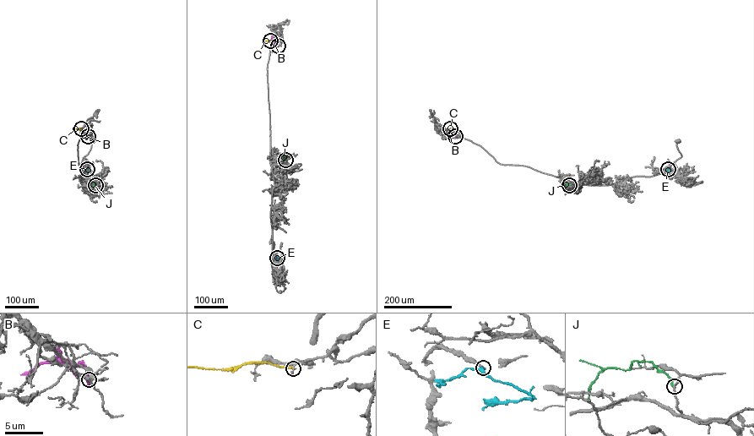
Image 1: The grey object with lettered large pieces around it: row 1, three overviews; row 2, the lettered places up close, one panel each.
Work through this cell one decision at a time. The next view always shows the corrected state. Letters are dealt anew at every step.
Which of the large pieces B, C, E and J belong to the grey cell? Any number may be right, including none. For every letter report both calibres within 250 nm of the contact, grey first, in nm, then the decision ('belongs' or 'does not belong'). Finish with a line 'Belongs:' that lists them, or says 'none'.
B: calibres 190 and 190 nm; does not belong
C: calibres 300 and 320 nm; does not belong
E: calibres 200 and 240 nm; belongs
J: calibres 170 and 180 nm; does not belong
Belongs: E

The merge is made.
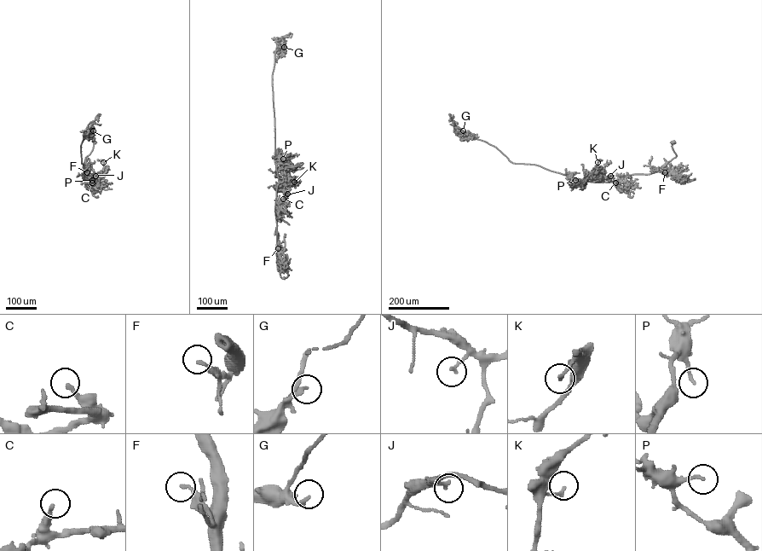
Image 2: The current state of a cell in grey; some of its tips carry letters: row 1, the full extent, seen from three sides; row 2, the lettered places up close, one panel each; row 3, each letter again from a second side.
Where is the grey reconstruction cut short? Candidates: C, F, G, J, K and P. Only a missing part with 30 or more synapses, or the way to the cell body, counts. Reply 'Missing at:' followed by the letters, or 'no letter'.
Missing at: G

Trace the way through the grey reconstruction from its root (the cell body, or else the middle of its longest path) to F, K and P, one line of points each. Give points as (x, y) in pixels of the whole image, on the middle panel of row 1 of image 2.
F: (285, 256), (277, 259), (276, 245), (278, 248)
K: (285, 256), (278, 260), (275, 251), (276, 189), (279, 182), (295, 176), (297, 182), (294, 182)
P: (285, 256), (278, 260), (275, 251), (275, 205), (279, 182), (276, 165), (283, 159)

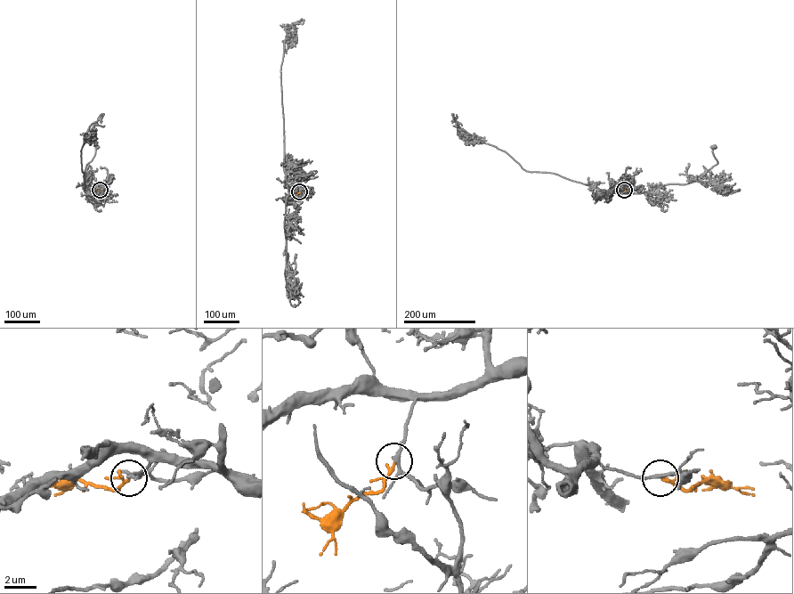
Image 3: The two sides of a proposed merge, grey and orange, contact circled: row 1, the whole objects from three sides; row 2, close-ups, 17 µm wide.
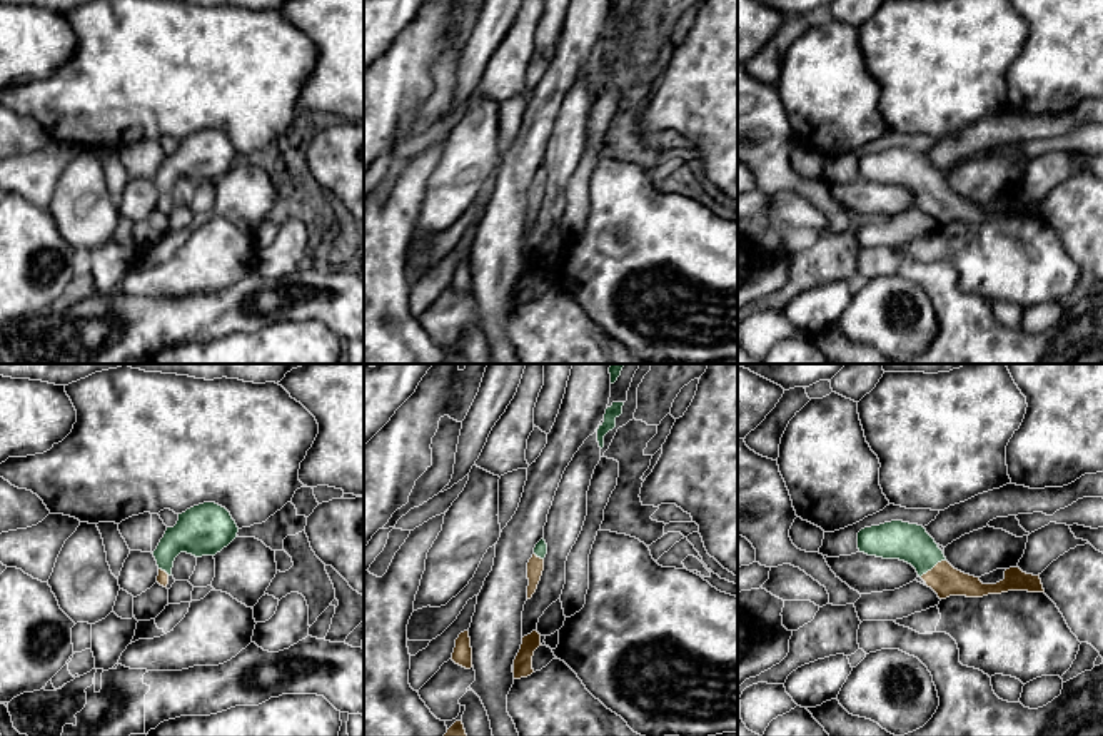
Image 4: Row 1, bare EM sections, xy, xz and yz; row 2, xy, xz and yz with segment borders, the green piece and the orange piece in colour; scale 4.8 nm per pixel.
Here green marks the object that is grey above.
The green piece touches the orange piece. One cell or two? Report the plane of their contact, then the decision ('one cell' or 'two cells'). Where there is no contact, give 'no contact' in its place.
meets green in yz; one cell

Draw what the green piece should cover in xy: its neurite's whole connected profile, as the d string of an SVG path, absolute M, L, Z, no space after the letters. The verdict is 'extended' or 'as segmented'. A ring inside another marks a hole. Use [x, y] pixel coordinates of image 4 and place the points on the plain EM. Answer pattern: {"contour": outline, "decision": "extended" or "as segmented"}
{"contour": "M204 129L179 140L177 150L167 154L152 179L159 192L157 209L167 214L174 187L180 179L195 184L215 182L237 164L237 159L230 139L215 129Z", "decision": "extended"}

